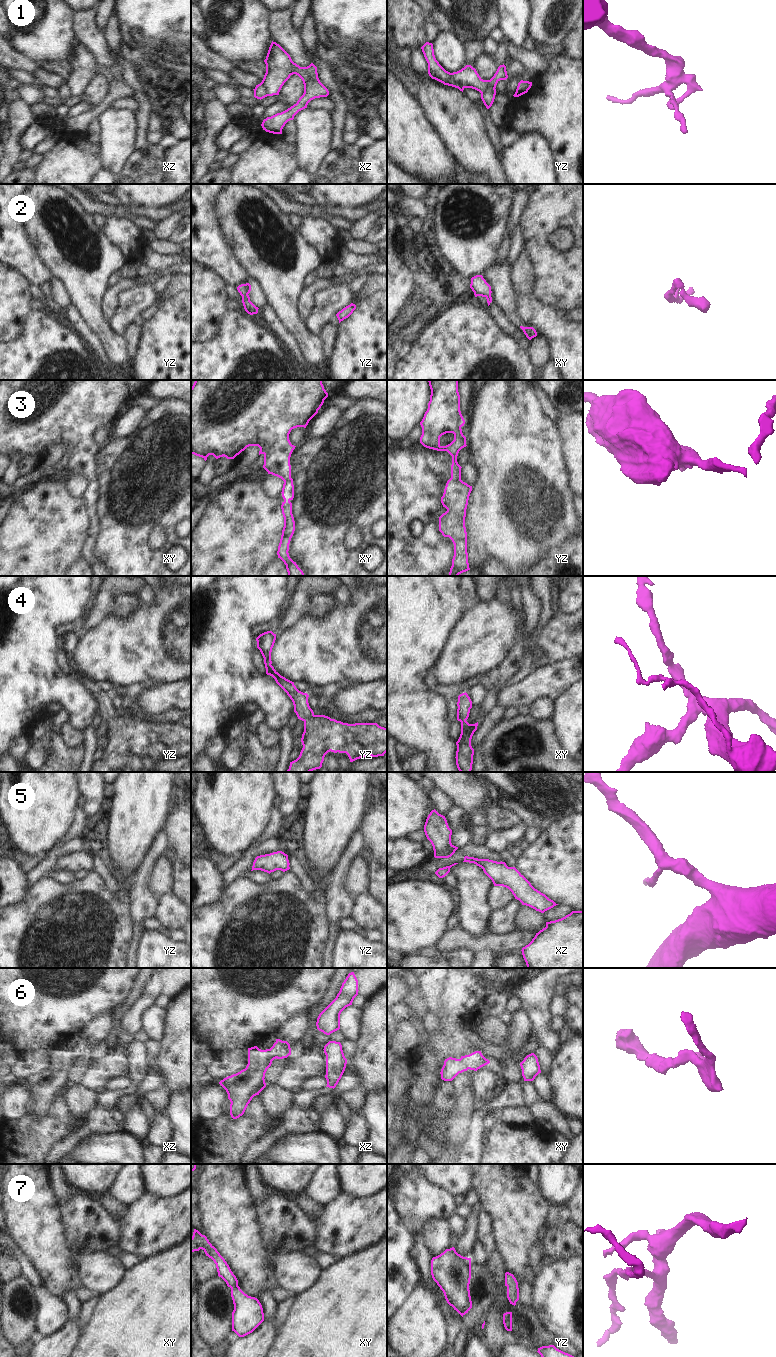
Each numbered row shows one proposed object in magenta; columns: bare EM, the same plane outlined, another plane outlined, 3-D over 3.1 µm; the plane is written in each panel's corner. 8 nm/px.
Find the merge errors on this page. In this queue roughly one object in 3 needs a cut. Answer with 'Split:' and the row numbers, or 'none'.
Split: 1

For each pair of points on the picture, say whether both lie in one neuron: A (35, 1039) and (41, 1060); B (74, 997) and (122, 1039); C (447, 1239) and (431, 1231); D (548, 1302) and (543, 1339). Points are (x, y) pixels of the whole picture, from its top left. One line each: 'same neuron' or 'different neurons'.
A: different neurons
B: different neurons
C: same neuron
D: different neurons

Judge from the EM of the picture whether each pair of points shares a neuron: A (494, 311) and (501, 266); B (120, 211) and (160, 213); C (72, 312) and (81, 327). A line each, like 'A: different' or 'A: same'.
A: different
B: same
C: same

